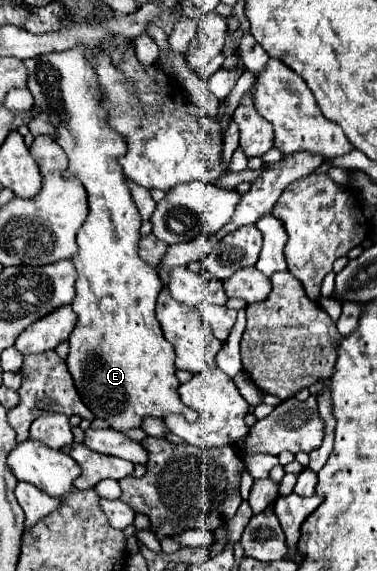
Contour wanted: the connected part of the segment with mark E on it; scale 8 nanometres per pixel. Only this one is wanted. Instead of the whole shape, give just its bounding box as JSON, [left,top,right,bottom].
[25,47,197,431]

